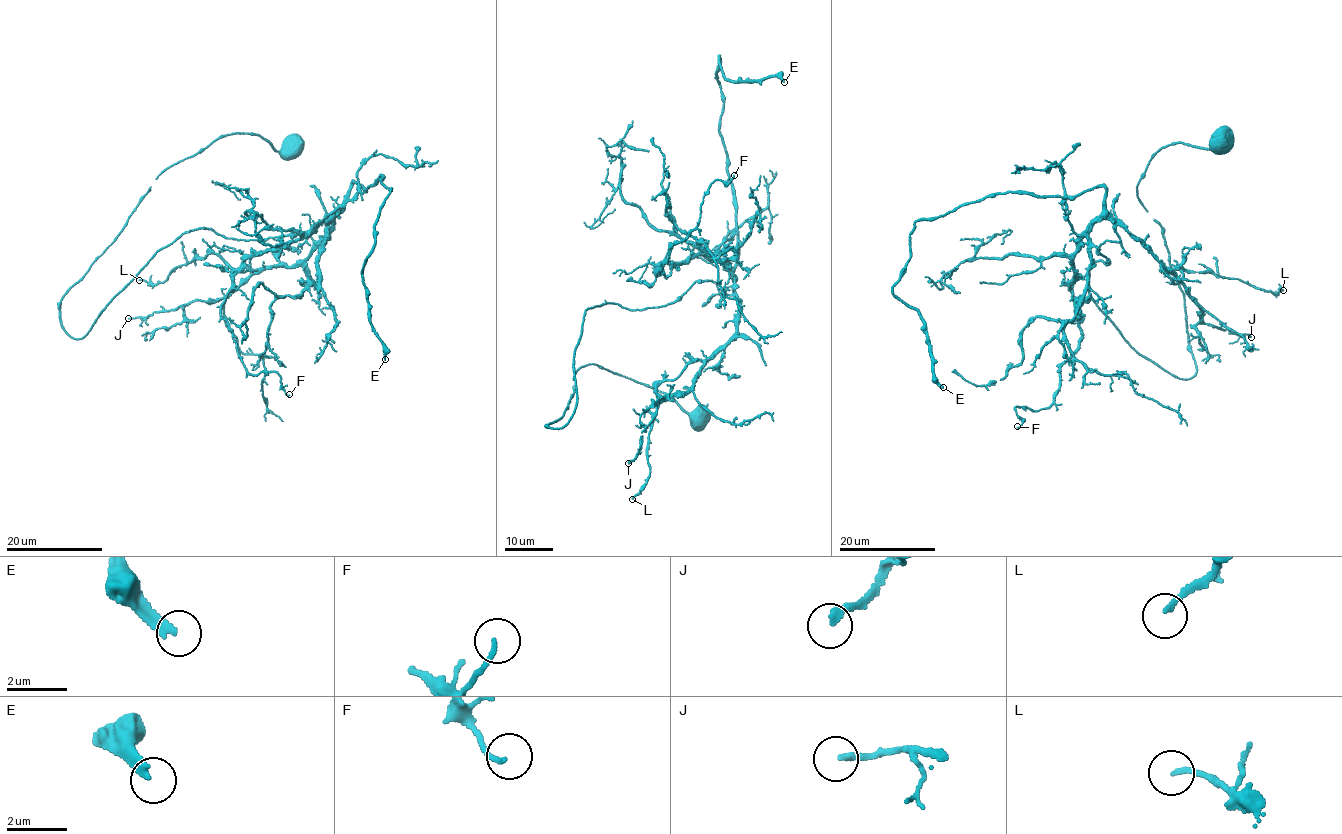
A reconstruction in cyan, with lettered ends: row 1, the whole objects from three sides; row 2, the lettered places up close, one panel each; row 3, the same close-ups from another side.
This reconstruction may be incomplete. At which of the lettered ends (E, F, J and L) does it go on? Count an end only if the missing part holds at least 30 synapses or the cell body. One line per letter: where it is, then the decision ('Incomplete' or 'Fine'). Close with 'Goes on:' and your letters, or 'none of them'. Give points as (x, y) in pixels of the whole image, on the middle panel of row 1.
E: Place: (784, 82). Incomplete
F: Place: (734, 175). Fine
J: Place: (628, 463). Fine
L: Place: (632, 499). Fine
Goes on: E

